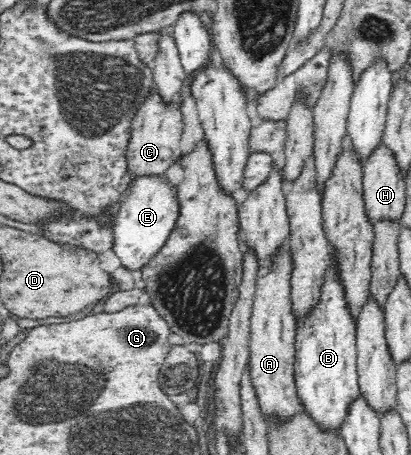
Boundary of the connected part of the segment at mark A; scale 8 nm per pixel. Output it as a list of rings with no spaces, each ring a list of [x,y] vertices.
[[[286,246],[275,257],[273,271],[265,274],[265,277],[259,277],[250,321],[247,372],[261,416],[267,424],[267,435],[271,430],[284,428],[297,415],[305,413],[294,380],[297,331],[291,314],[291,298],[289,298],[292,271],[290,261],[289,248]]]

